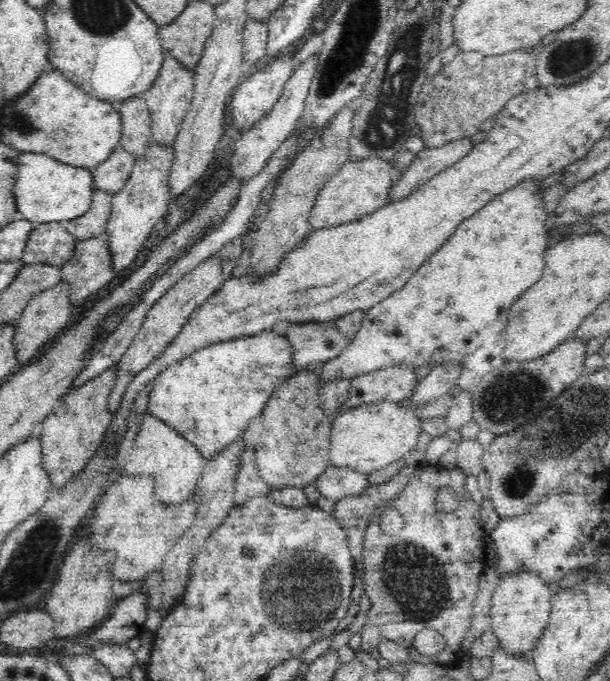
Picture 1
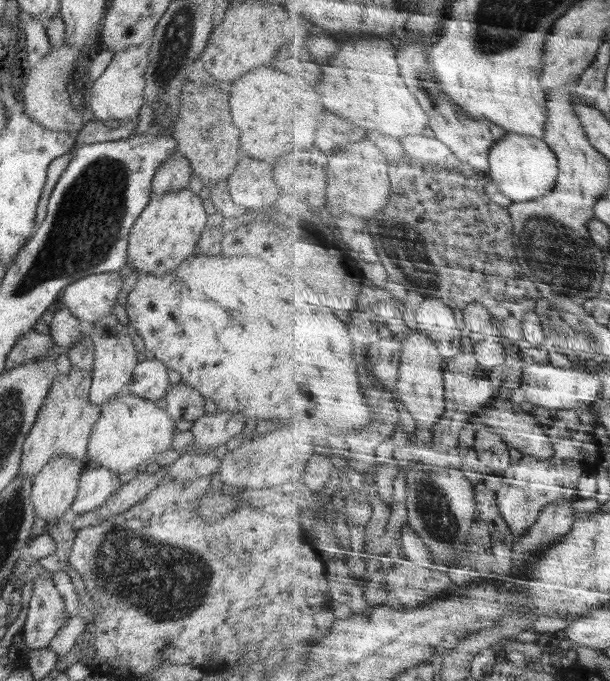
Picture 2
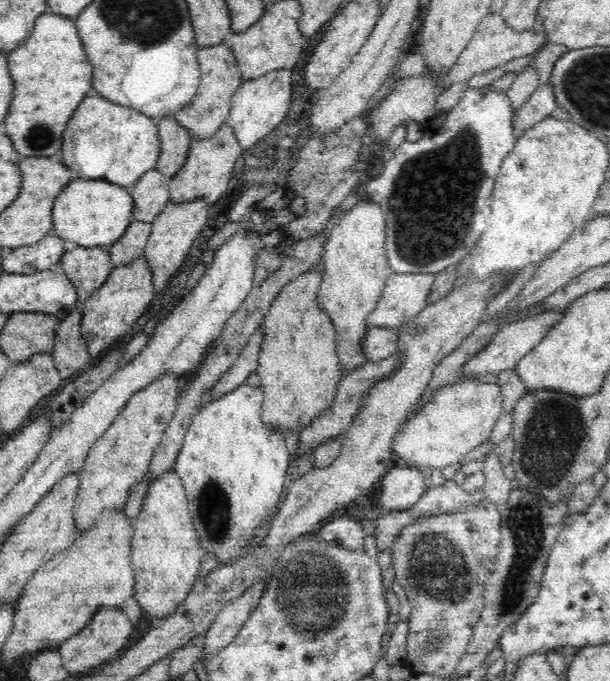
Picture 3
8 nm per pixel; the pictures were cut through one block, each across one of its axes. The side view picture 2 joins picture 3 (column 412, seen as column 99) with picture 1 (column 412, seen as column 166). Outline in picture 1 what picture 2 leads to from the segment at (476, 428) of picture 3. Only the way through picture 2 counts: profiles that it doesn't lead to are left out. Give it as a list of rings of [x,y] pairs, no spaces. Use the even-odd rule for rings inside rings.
[[[396,402],[370,403],[344,409],[331,420],[330,464],[364,474],[383,470],[402,459],[410,450],[416,450],[422,432],[422,421],[417,413]]]

